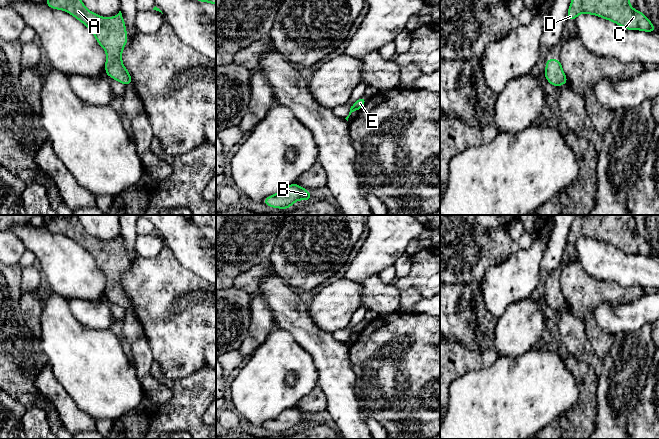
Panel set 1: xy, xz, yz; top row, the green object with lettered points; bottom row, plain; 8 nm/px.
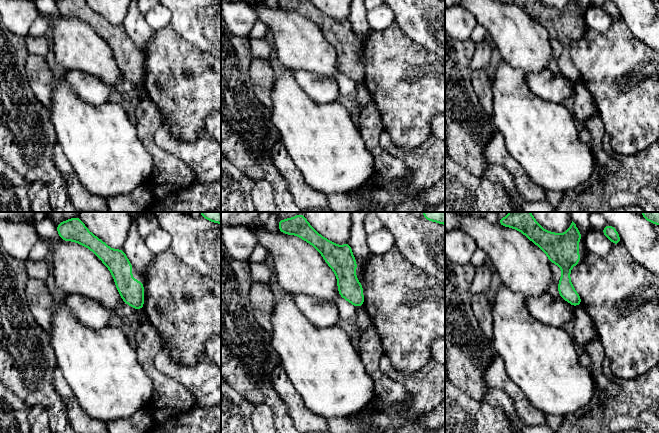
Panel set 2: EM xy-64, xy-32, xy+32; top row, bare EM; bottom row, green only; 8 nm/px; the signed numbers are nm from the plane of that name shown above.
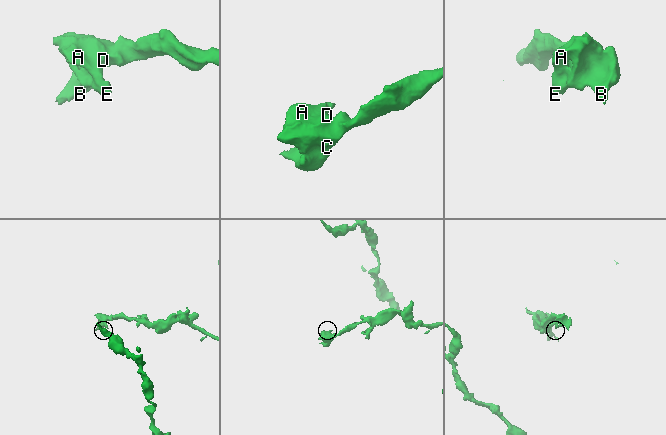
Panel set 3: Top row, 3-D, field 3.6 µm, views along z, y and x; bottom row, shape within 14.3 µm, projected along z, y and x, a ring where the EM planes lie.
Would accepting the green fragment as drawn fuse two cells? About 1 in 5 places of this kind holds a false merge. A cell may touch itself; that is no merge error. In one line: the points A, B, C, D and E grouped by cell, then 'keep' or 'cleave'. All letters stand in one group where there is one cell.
A B C D E; keep

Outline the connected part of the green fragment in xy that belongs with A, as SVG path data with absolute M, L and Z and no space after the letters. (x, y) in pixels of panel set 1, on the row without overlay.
M75 215L50 219L46 229L66 235L86 249L106 275L106 299L125 310L132 308L132 302L122 288L122 273L127 269L127 255L121 235L112 242L101 241L88 234Z

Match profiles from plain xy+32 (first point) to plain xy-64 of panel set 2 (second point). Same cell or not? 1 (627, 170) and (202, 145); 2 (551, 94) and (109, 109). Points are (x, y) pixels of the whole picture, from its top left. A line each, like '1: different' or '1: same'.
1: same
2: different

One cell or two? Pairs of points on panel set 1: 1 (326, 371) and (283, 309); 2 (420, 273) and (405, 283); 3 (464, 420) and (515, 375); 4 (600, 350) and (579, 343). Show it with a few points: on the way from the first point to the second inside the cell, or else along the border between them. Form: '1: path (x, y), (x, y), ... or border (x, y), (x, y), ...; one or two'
1: path (326, 356), (326, 352), (298, 324); one
2: path (416, 277), (409, 281); one
3: path (477, 413), (502, 388); one
4: border (583, 325), (591, 347), (601, 360); two

